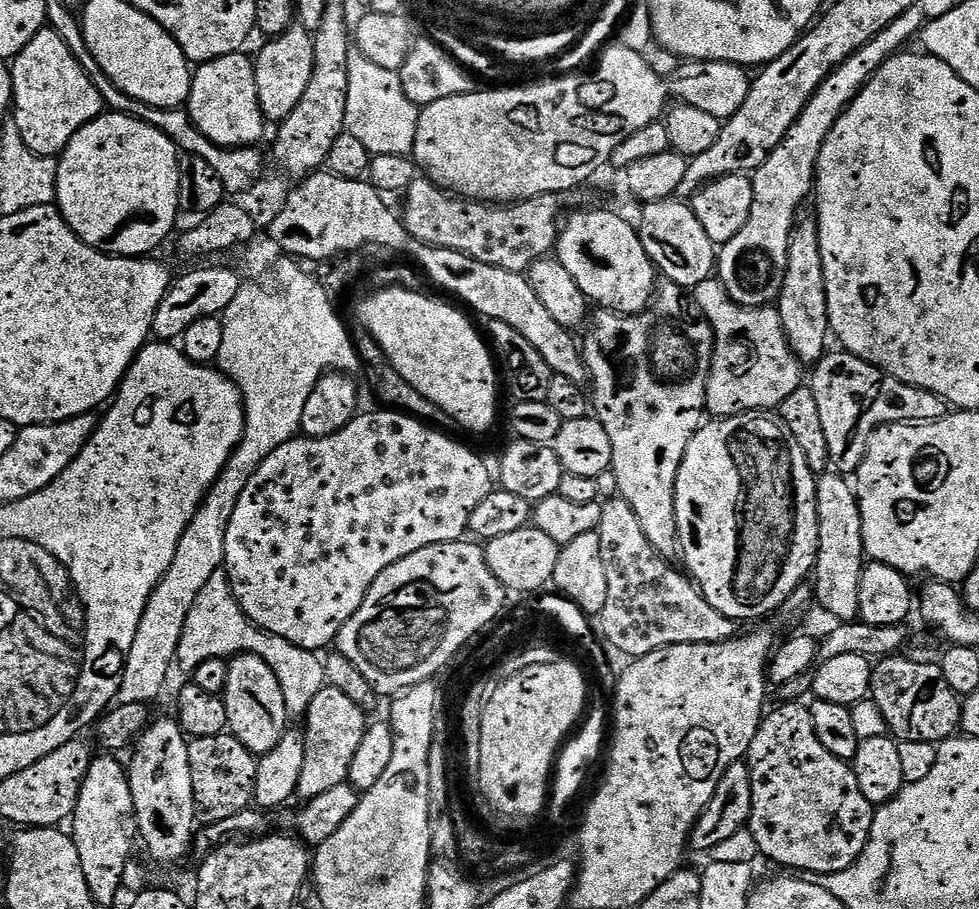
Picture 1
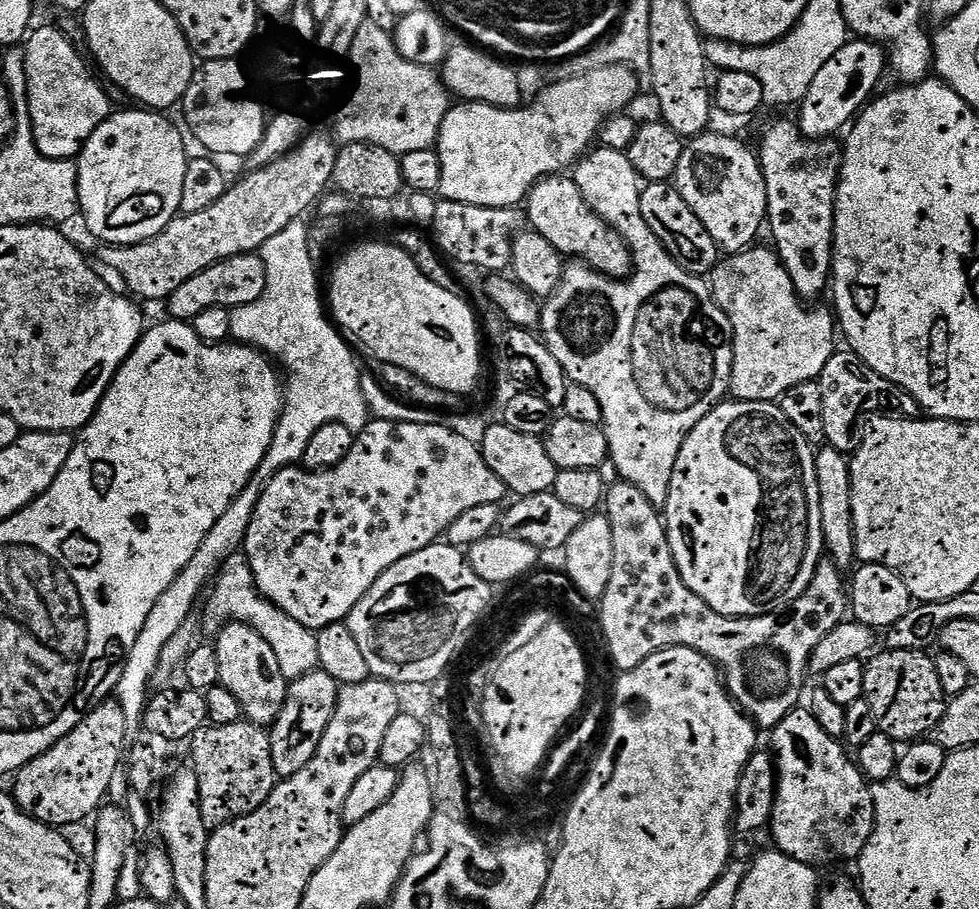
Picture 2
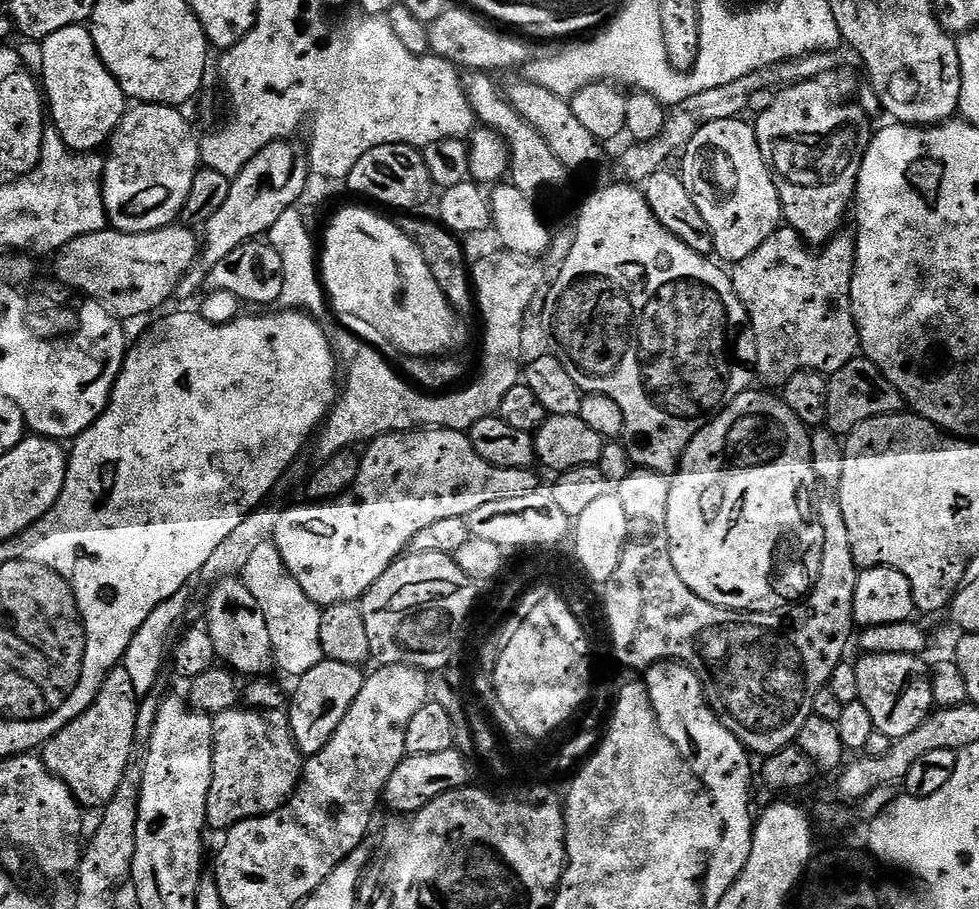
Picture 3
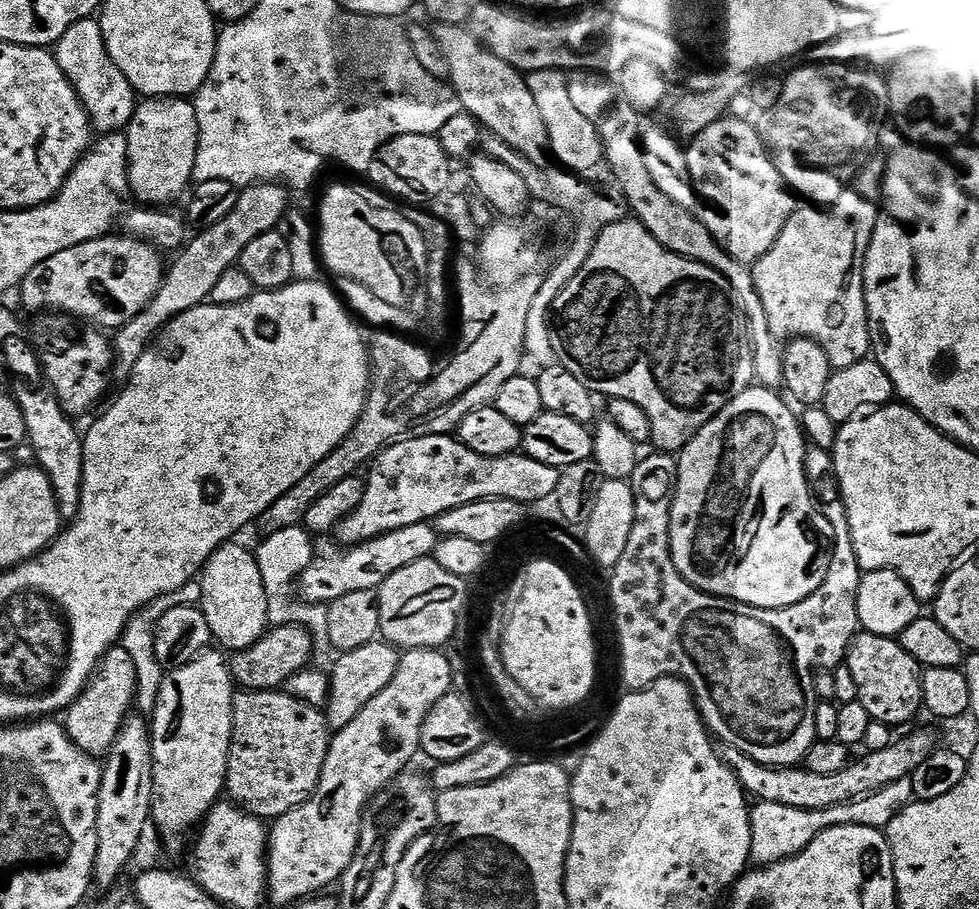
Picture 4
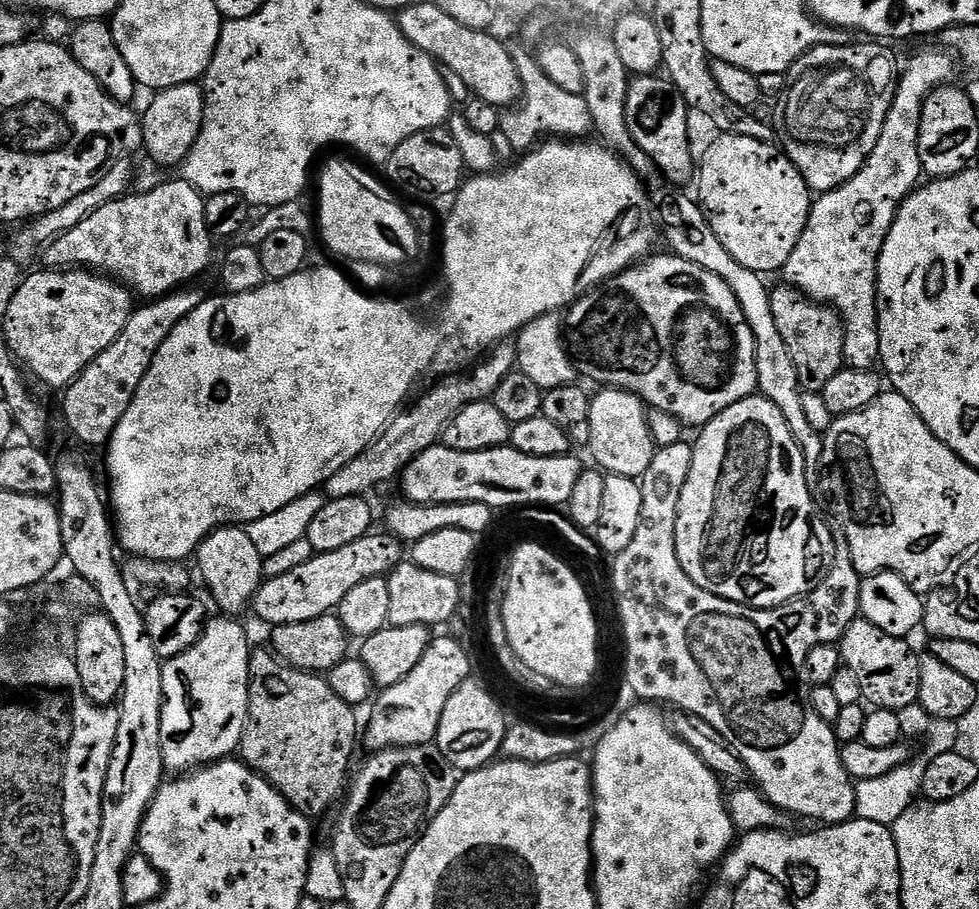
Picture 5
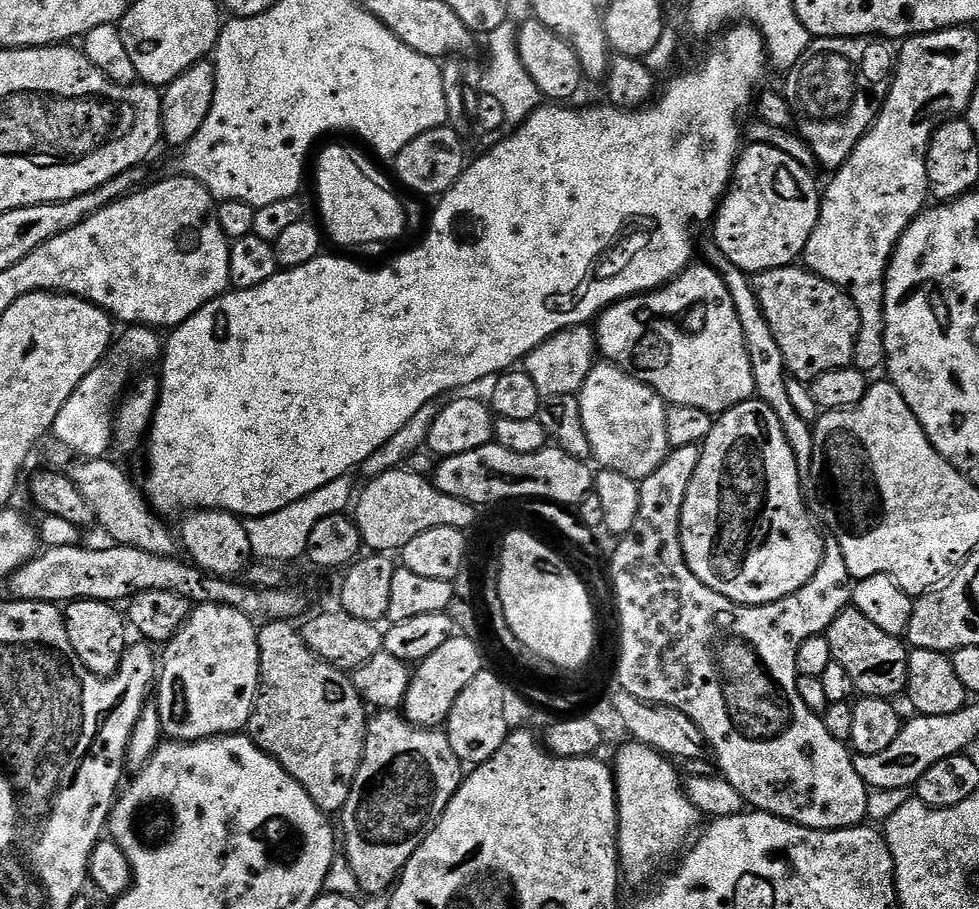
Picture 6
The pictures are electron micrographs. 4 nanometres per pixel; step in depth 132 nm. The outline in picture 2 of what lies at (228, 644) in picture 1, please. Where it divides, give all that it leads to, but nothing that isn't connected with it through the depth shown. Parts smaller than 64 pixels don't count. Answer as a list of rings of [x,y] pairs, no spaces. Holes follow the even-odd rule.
[[[243,551],[226,558],[220,571],[216,573],[215,581],[207,593],[207,600],[208,605],[205,606],[204,612],[202,611],[202,628],[205,633],[218,634],[225,624],[233,622],[258,630],[258,634],[262,634],[262,638],[266,638],[266,642],[274,646],[274,654],[278,654],[282,674],[290,682],[319,669],[316,632],[302,626],[302,622],[294,622],[290,614],[278,610],[278,606],[264,599],[264,595],[256,589],[254,574]]]

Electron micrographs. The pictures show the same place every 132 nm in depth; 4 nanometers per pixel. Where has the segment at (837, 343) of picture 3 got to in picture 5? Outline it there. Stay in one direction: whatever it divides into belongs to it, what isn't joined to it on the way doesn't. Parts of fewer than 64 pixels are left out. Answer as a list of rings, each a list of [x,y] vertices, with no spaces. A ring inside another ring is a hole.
[[[943,47],[928,48],[925,52],[920,52],[908,64],[908,69],[903,69],[902,75],[899,77],[896,85],[896,94],[892,97],[892,105],[888,111],[886,122],[882,126],[882,134],[878,138],[878,146],[874,146],[874,150],[870,154],[870,158],[862,166],[862,170],[858,170],[858,174],[854,174],[854,178],[850,178],[840,188],[834,189],[832,192],[826,192],[817,195],[812,202],[812,209],[808,215],[808,221],[804,227],[804,233],[798,238],[798,244],[794,246],[794,252],[790,254],[790,258],[786,258],[782,269],[783,283],[789,288],[794,288],[798,292],[804,293],[809,300],[815,300],[817,304],[826,304],[836,309],[840,314],[840,319],[844,321],[844,363],[849,368],[857,368],[858,370],[869,370],[880,359],[880,339],[878,338],[878,322],[876,321],[876,260],[880,256],[880,251],[886,240],[886,234],[890,232],[890,226],[894,222],[897,210],[900,209],[900,203],[906,199],[911,192],[916,191],[922,180],[922,169],[920,167],[920,159],[918,158],[918,148],[916,142],[918,140],[918,126],[920,125],[920,115],[922,114],[922,106],[924,99],[936,88],[947,85],[948,80],[955,74],[958,69],[957,61],[954,59],[953,53],[945,50]]]

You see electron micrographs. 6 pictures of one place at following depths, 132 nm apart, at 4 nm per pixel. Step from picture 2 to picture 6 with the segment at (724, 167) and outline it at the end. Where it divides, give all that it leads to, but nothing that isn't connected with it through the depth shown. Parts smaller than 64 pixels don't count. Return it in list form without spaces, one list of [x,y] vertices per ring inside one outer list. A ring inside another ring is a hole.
[[[749,143],[739,155],[732,183],[718,205],[714,218],[715,247],[735,268],[749,274],[795,265],[803,257],[804,247],[818,227],[822,188],[816,185],[814,177],[811,171],[804,169],[782,150],[771,148],[768,144]]]

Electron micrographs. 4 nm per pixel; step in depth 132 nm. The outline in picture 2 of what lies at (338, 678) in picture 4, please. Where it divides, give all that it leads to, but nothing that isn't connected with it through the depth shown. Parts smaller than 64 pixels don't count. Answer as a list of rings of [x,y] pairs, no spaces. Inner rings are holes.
[[[319,670],[289,683],[288,696],[275,724],[270,728],[270,754],[274,758],[277,777],[287,778],[298,774],[298,770],[302,770],[302,766],[314,758],[314,750],[318,750],[318,742],[322,742],[326,726],[330,726],[330,718],[334,718],[340,690],[341,685],[330,678],[330,674]]]

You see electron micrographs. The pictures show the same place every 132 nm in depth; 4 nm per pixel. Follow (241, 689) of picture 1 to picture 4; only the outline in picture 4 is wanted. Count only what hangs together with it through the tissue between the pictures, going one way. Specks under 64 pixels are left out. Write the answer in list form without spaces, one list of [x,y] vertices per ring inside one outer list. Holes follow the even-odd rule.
[[[229,542],[221,546],[217,552],[205,562],[204,567],[198,577],[202,586],[202,598],[199,602],[200,609],[204,612],[206,622],[210,626],[210,634],[213,641],[221,649],[229,653],[241,652],[254,642],[258,642],[264,637],[264,633],[270,627],[268,618],[268,595],[266,586],[262,586],[262,570],[258,570],[258,562],[251,551],[247,552],[240,542]]]

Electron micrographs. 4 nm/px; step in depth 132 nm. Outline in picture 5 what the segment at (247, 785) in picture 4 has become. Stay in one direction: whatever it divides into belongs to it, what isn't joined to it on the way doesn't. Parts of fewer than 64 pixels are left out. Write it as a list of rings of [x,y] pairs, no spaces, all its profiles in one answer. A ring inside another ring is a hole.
[[[267,647],[264,648],[257,652],[255,649],[248,661],[248,721],[240,739],[238,756],[259,776],[273,784],[296,811],[309,818],[317,818],[336,799],[339,801],[345,791],[348,767],[352,764],[356,744],[358,748],[356,716],[352,713],[355,711],[353,705],[342,702],[342,698],[334,694],[323,675],[291,668]]]

